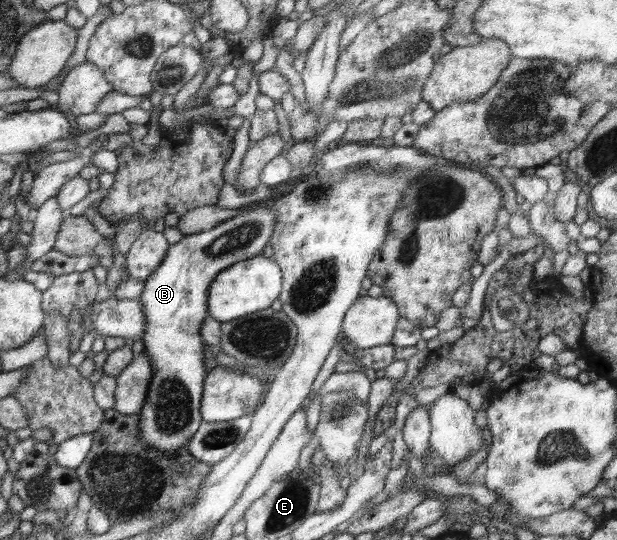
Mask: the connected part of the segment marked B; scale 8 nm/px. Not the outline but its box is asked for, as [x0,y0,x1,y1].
[138,202,276,458]

